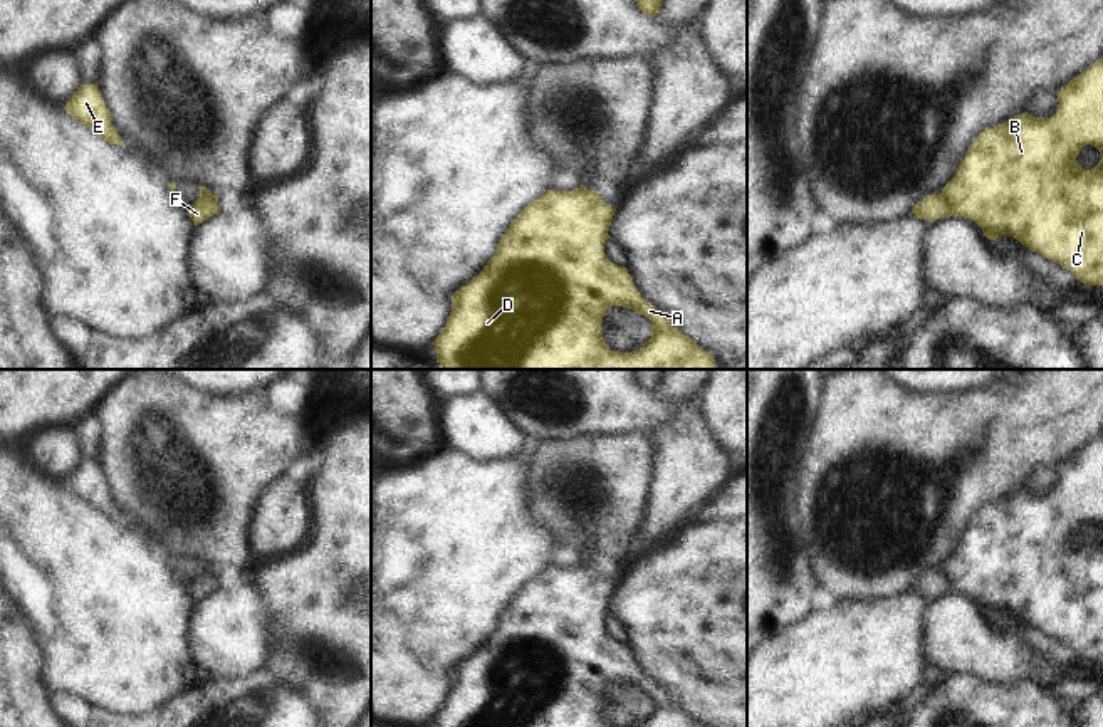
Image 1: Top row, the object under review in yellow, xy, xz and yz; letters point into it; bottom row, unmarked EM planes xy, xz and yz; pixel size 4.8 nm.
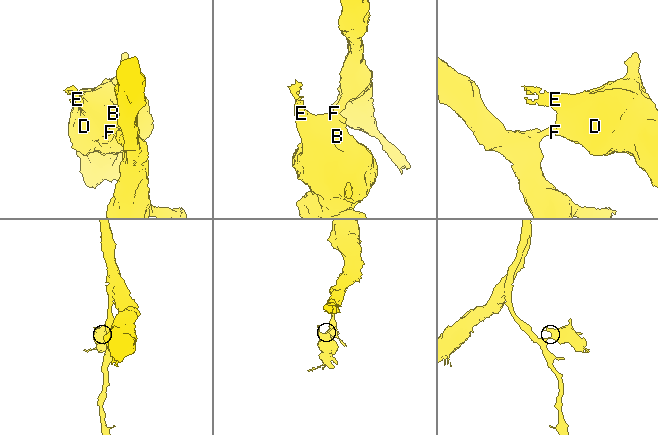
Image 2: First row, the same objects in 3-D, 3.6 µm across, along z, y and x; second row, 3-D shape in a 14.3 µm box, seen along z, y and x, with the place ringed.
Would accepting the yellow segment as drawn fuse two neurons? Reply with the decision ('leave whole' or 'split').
split

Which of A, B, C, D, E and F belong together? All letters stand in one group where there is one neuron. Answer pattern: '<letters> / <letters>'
A B C D E / F

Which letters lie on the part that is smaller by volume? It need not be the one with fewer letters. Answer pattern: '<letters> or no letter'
A, B, C, D, E.

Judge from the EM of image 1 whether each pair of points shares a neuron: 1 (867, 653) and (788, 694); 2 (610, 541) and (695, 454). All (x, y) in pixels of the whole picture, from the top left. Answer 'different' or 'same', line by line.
1: same
2: same

